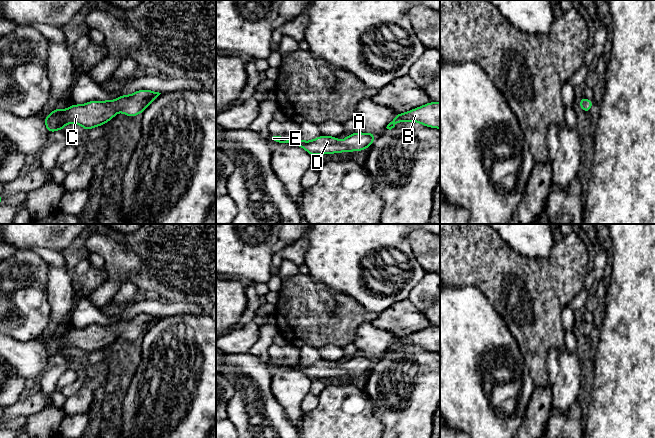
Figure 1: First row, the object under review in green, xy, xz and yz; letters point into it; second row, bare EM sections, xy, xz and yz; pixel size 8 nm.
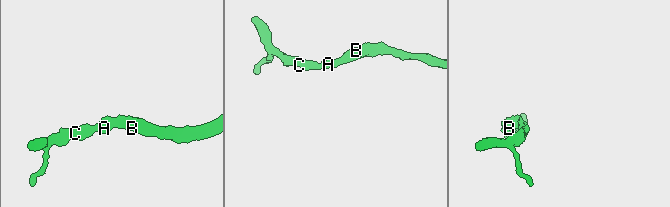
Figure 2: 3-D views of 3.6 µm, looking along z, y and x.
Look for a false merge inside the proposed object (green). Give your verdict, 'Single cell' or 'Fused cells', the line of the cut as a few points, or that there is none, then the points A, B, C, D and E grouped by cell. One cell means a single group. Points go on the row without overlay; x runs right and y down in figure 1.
Single cell. No split. Groups: A B C D E

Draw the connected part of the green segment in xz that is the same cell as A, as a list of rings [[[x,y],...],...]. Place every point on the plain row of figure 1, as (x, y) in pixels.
[[[354,357],[348,359],[342,366],[337,361],[322,359],[311,365],[303,365],[300,361],[296,364],[289,365],[283,360],[270,359],[270,365],[275,365],[280,368],[291,367],[302,371],[312,380],[321,378],[341,377],[344,375],[360,375],[370,371],[375,364],[374,357]]]

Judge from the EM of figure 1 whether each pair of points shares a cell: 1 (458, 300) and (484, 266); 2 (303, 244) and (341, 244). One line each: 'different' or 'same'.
1: different
2: different

